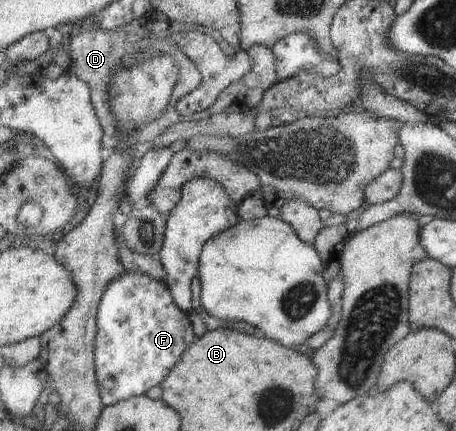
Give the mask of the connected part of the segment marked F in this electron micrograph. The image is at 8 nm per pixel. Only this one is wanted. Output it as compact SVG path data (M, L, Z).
M127 270L115 279L105 293L98 319L99 335L96 348L96 367L102 388L105 407L115 406L147 393L155 386L162 386L167 375L181 362L184 354L198 341L190 314L177 304L172 289L166 282L153 278L146 272Z

